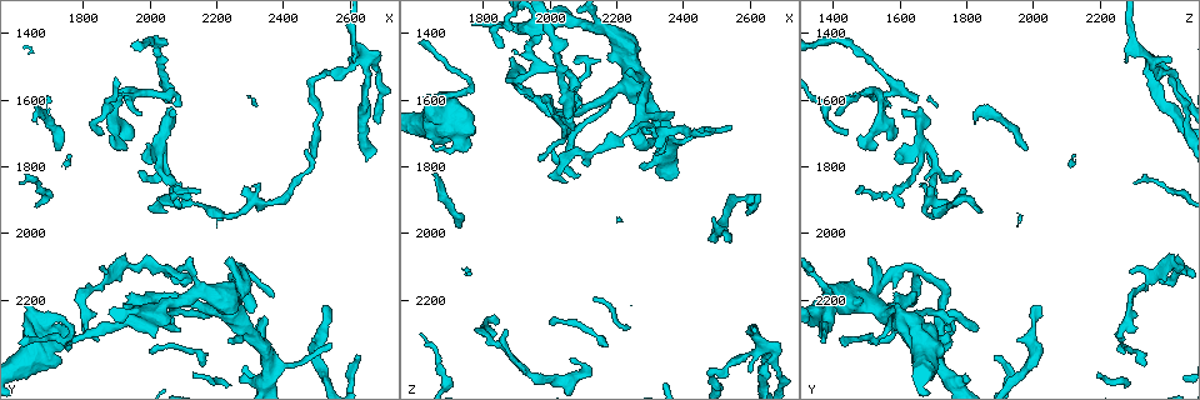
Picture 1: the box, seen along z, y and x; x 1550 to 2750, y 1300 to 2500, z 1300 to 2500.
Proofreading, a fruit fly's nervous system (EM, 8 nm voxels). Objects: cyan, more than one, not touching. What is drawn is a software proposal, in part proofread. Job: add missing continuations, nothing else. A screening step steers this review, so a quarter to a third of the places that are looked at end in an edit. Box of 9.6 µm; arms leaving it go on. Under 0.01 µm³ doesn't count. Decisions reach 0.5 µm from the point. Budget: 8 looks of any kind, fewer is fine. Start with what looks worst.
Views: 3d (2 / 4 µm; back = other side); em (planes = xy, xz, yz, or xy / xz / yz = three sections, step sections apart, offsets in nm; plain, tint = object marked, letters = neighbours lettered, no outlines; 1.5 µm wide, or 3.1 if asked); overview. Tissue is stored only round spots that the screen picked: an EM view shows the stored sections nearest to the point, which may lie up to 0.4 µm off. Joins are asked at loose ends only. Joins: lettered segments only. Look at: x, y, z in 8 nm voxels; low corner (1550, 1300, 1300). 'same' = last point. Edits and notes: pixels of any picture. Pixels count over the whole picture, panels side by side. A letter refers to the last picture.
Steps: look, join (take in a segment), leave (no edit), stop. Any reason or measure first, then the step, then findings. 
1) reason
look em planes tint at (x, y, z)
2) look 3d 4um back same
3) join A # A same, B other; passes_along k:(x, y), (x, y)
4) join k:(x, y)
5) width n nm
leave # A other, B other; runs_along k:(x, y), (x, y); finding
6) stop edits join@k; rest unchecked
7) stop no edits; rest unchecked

thin end
look em xz step 4 tint at (2540, 2320, 1680)

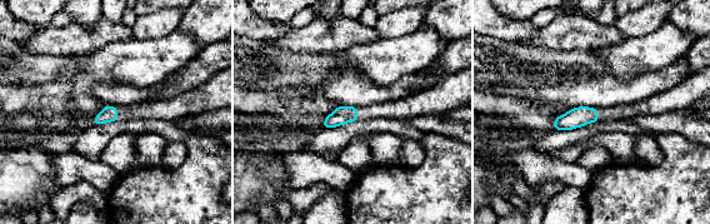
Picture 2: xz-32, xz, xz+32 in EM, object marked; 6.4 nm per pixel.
cut it another way
look em planes letters same

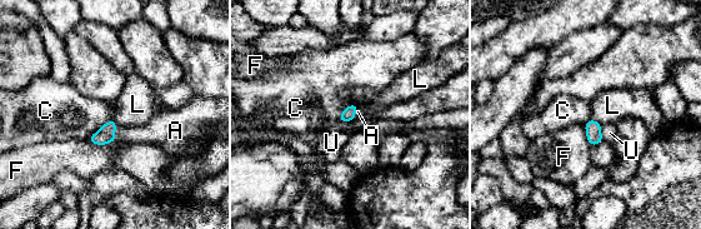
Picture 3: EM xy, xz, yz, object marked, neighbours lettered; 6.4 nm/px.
join A # A same, C other, F other, L other, U other; the neuron continues

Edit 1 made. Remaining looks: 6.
see it whole again
look overview

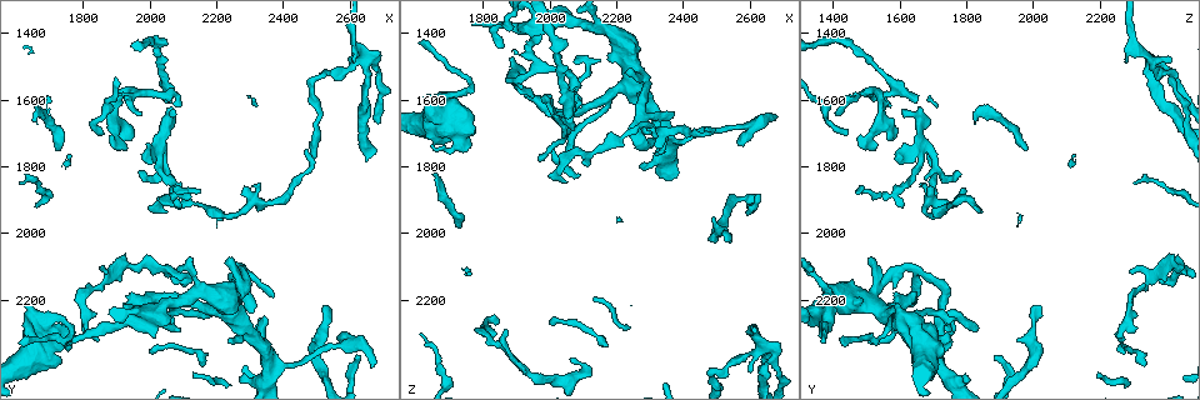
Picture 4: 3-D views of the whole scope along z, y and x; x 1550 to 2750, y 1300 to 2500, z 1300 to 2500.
an open end
look em xy step 4 letters at (1660, 1660, 1830)

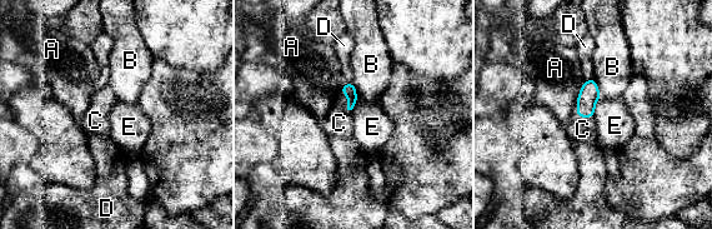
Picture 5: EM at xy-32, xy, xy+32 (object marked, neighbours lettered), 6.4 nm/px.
look em planes letters same

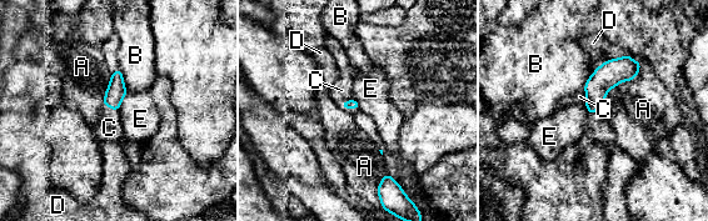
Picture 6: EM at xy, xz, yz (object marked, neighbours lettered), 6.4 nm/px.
join C # A other, B other, C same, D other, E other; passes_along 6:(353, 104), (348, 108), (342, 90); the neuron continues

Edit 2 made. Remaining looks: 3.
tapers out
look em yz step 4 letters at (1970, 1810, 1780)

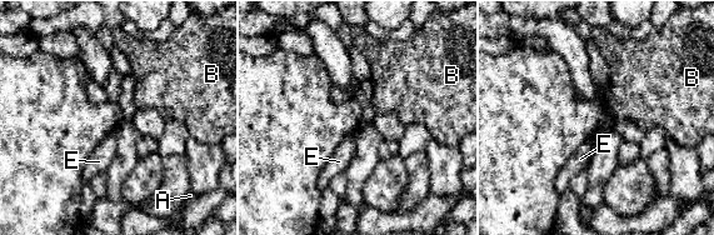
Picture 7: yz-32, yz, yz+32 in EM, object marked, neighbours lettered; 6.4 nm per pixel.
another direction
look em planes letters same

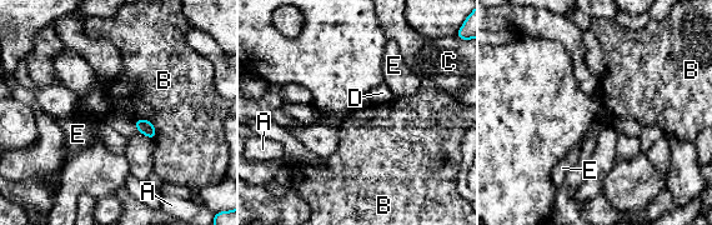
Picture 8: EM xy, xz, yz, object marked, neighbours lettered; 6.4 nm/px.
leave # A other, B other, C other, D other, E other; border 8:(136, 119), (153, 125), (154, 139); no lettered segment goes on from it

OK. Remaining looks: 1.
stop edits join@3, join@6; rest unchecked

